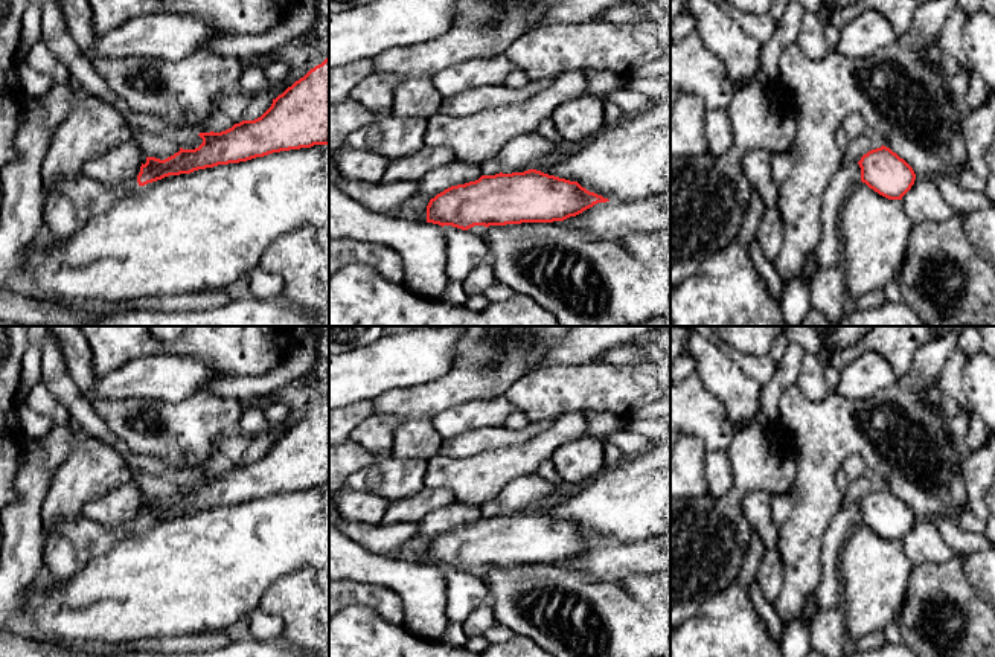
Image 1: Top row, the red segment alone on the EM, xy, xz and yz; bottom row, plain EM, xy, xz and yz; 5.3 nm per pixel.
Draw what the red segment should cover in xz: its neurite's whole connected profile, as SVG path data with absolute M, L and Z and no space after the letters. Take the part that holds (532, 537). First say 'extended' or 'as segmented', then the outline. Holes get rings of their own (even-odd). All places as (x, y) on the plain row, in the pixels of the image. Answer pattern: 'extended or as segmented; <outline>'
as segmented; M536 511L482 517L430 541L427 564L468 572L474 567L553 564L576 558L608 540Z

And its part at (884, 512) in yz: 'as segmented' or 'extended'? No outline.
as segmented

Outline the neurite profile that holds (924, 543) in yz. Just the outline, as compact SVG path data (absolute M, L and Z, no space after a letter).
M916 518L911 530L902 538L902 544L913 566L946 562L955 555L936 521L929 518Z

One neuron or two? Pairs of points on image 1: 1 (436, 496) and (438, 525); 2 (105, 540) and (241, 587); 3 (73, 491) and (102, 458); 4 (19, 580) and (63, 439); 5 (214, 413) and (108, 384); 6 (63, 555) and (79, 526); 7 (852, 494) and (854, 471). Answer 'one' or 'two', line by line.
1: two
2: two
3: one
4: one
5: two
6: one
7: two

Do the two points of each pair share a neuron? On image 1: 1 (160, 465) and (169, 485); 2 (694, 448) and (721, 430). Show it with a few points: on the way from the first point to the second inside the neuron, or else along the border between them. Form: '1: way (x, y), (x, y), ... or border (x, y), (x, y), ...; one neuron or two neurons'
1: border (134, 471), (177, 477), (180, 480); two neurons
2: border (686, 433), (695, 435), (707, 450); two neurons

